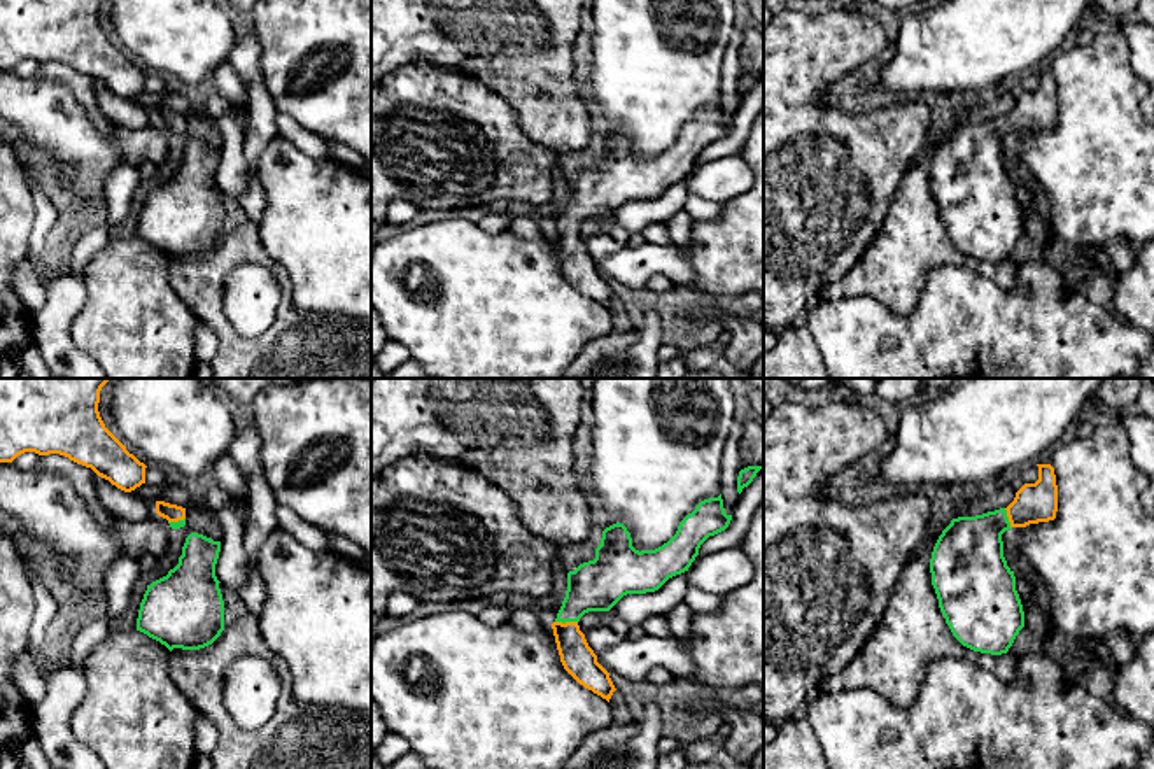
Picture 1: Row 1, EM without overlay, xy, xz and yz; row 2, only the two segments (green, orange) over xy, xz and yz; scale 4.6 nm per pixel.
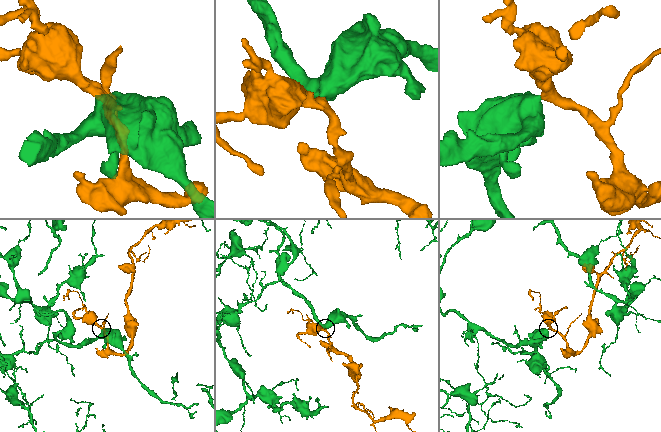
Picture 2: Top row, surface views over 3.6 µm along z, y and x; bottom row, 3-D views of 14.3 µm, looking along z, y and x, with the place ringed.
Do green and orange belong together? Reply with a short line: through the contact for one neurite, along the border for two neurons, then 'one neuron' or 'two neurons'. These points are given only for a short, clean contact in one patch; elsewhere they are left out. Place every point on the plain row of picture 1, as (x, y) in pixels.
line xz (596, 193), (571, 218), (566, 228), (566, 240), (578, 267); one neuron

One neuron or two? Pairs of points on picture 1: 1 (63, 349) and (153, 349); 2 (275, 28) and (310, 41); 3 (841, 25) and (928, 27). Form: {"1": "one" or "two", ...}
{"1": "two", "2": "one", "3": "two"}

